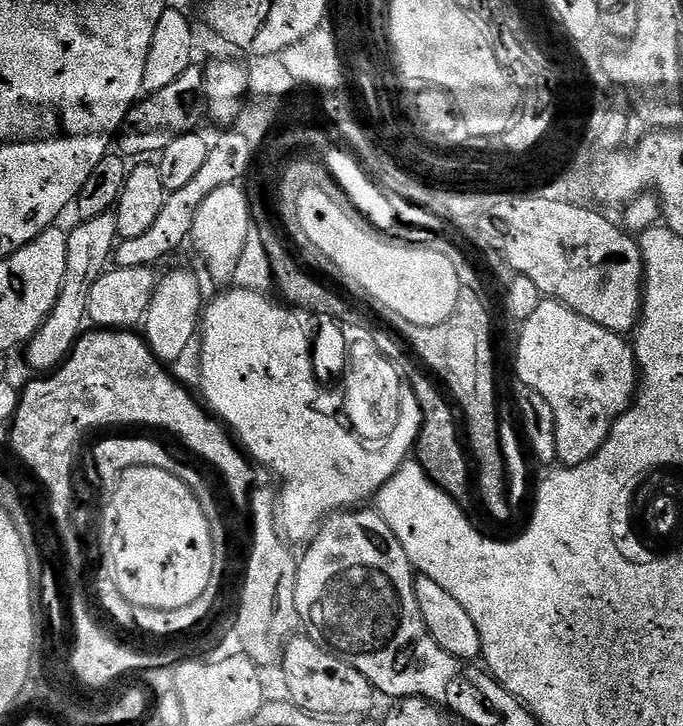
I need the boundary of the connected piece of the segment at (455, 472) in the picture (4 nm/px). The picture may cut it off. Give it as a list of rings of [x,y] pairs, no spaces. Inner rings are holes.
[[[431,379],[428,380],[411,381],[410,384],[411,395],[416,396],[420,403],[420,426],[414,445],[414,456],[424,468],[424,473],[451,500],[464,506],[467,505],[468,500],[468,484],[470,488],[470,460],[466,455],[465,445],[462,443],[462,432],[458,427],[458,416],[453,405],[446,399],[445,393]]]

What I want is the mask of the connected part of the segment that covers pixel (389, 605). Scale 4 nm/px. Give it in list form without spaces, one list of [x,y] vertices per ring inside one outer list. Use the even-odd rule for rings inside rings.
[[[341,510],[325,517],[304,556],[297,561],[294,590],[300,623],[316,645],[361,672],[381,697],[396,696],[397,701],[418,696],[429,702],[441,702],[460,680],[462,661],[442,650],[427,629],[415,596],[414,569],[394,538],[386,520],[375,510]]]

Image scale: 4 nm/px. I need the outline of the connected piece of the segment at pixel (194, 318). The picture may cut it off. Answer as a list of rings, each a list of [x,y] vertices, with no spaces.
[[[168,272],[159,277],[156,293],[148,307],[147,317],[142,325],[143,335],[148,341],[148,349],[156,355],[156,359],[165,365],[172,366],[175,360],[180,360],[188,352],[188,347],[193,347],[198,336],[198,329],[202,323],[202,309],[205,307],[206,299],[200,293],[200,284],[192,272]]]

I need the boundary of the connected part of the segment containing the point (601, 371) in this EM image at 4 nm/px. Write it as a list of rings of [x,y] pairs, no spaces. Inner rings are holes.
[[[541,299],[538,310],[519,325],[520,337],[516,340],[516,376],[525,388],[546,398],[554,410],[554,426],[558,442],[557,461],[561,465],[581,464],[590,459],[604,445],[612,424],[627,412],[638,391],[636,354],[623,335],[595,325],[582,314],[576,313],[557,299]]]

